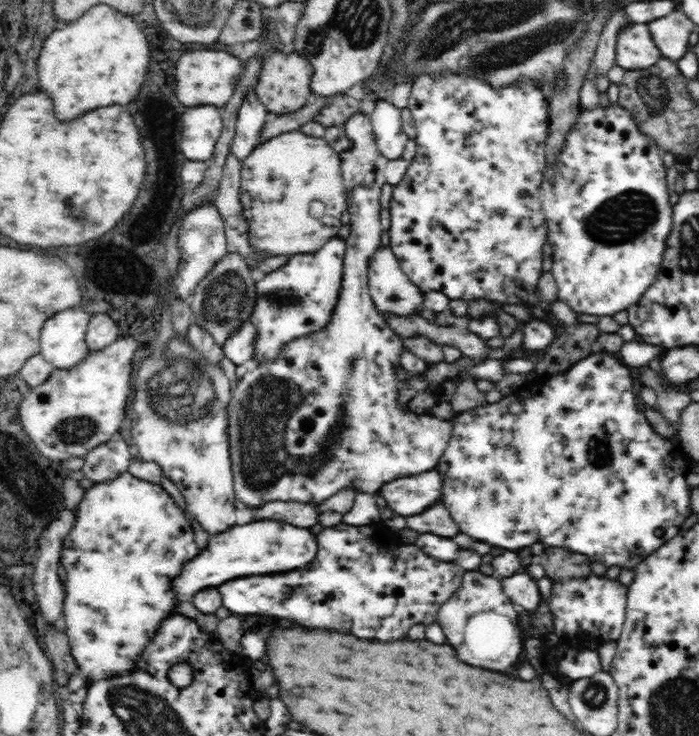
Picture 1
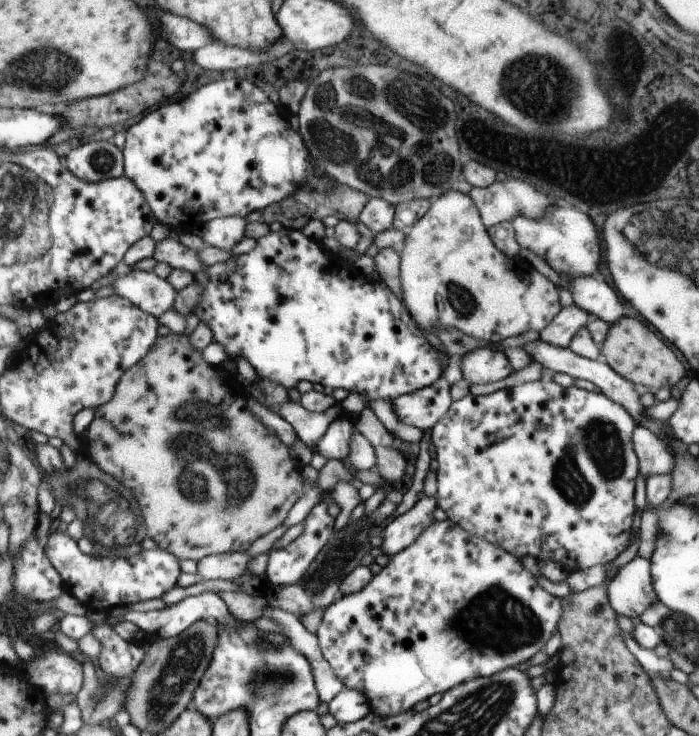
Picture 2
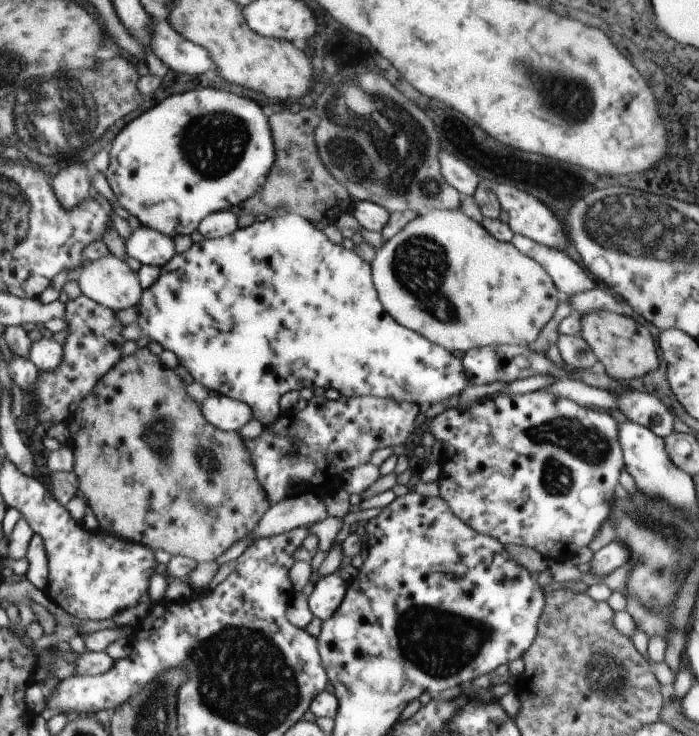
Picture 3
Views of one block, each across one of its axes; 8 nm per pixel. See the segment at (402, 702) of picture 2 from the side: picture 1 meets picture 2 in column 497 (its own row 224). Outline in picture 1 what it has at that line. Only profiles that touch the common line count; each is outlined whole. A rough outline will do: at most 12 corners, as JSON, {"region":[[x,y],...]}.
{"region":[[620,103],[580,108],[540,197],[557,298],[655,283],[667,170]]}

